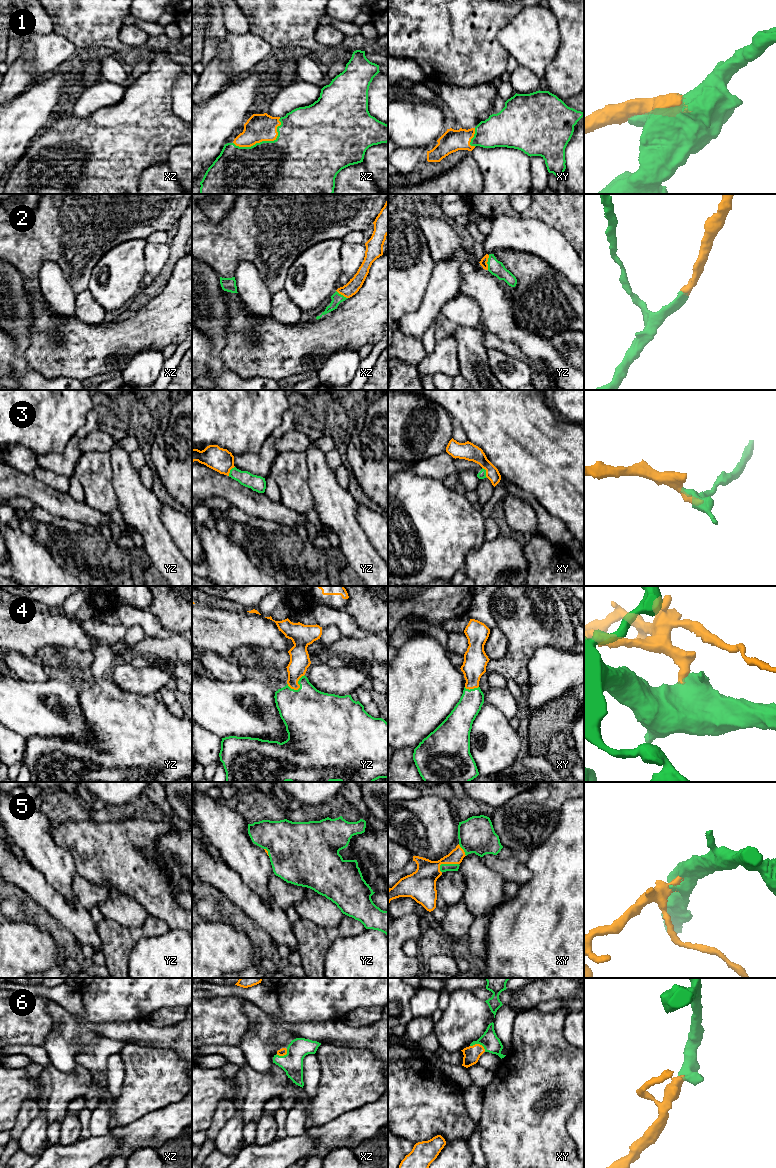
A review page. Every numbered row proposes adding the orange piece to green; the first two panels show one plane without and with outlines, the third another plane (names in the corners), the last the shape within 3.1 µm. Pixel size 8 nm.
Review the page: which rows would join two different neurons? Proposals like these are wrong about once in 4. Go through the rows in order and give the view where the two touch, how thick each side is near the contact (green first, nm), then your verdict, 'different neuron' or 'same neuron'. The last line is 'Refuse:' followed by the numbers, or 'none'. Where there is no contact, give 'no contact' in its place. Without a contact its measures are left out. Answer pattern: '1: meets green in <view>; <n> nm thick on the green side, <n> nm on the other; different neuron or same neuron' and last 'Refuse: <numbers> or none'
1: meets green in xz; 500 nm thick on the green side, 220 nm on the other; same neuron
2: meets green in yz; 120 nm thick on the green side, 60 nm on the other; same neuron
3: meets green in xy; 60 nm thick on the green side, 140 nm on the other; different neuron
4: meets green in yz; 440 nm thick on the green side, 160 nm on the other; same neuron
5: meets green in xy; 60 nm thick on the green side, 220 nm on the other; same neuron
6: meets green in xy; 140 nm thick on the green side, 130 nm on the other; same neuron
Refuse: 3

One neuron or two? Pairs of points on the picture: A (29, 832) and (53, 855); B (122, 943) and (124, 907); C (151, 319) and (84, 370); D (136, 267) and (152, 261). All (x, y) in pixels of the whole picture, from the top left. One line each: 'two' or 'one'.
A: one
B: two
C: one
D: two

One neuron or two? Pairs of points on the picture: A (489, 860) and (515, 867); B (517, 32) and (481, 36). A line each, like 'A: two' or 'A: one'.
A: one
B: two

